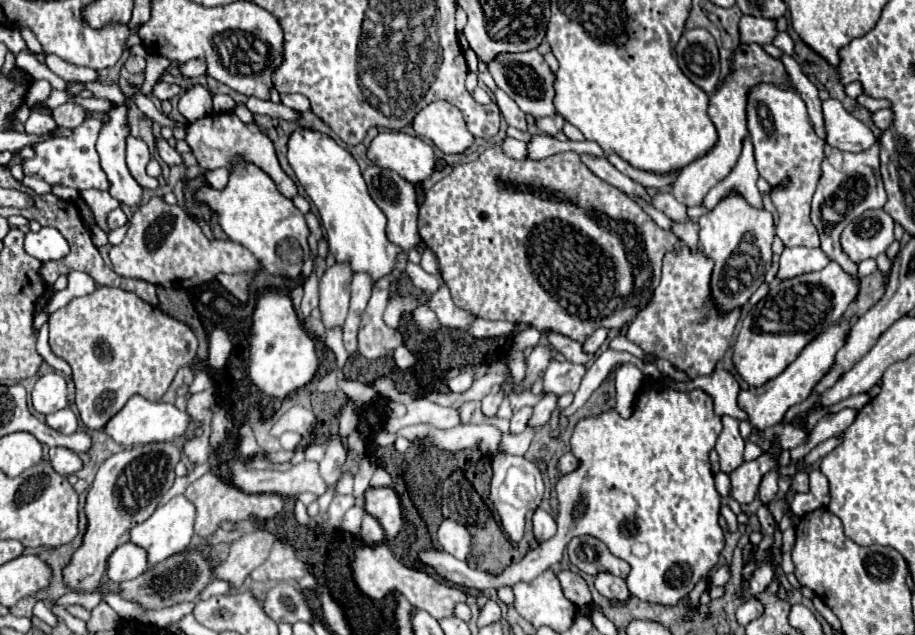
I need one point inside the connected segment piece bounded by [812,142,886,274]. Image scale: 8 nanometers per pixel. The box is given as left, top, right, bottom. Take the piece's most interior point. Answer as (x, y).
(851, 183)

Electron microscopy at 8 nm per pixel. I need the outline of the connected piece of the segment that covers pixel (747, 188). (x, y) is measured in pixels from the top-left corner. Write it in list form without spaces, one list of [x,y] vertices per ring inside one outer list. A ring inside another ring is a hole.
[[[744,138],[742,142],[742,154],[734,166],[734,170],[716,186],[708,192],[704,206],[708,210],[712,210],[720,200],[738,194],[742,196],[750,206],[754,208],[764,208],[762,204],[762,194],[756,186],[758,180],[758,170],[756,170],[756,162],[754,162],[754,152],[752,152],[752,142],[748,138]]]

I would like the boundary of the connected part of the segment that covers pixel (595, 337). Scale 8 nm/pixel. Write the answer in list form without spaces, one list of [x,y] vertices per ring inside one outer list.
[[[606,328],[596,330],[596,332],[582,344],[582,350],[584,350],[586,354],[594,354],[594,352],[606,342],[606,336],[608,336],[608,330],[606,330]]]

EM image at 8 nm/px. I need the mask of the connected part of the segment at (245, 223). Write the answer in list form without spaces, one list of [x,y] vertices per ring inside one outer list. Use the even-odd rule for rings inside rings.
[[[236,168],[236,172],[230,172],[230,182],[224,190],[204,186],[196,192],[196,200],[206,202],[218,214],[226,236],[248,248],[268,274],[290,280],[300,276],[310,228],[304,214],[296,210],[292,200],[278,192],[266,172],[260,172],[260,168]]]

